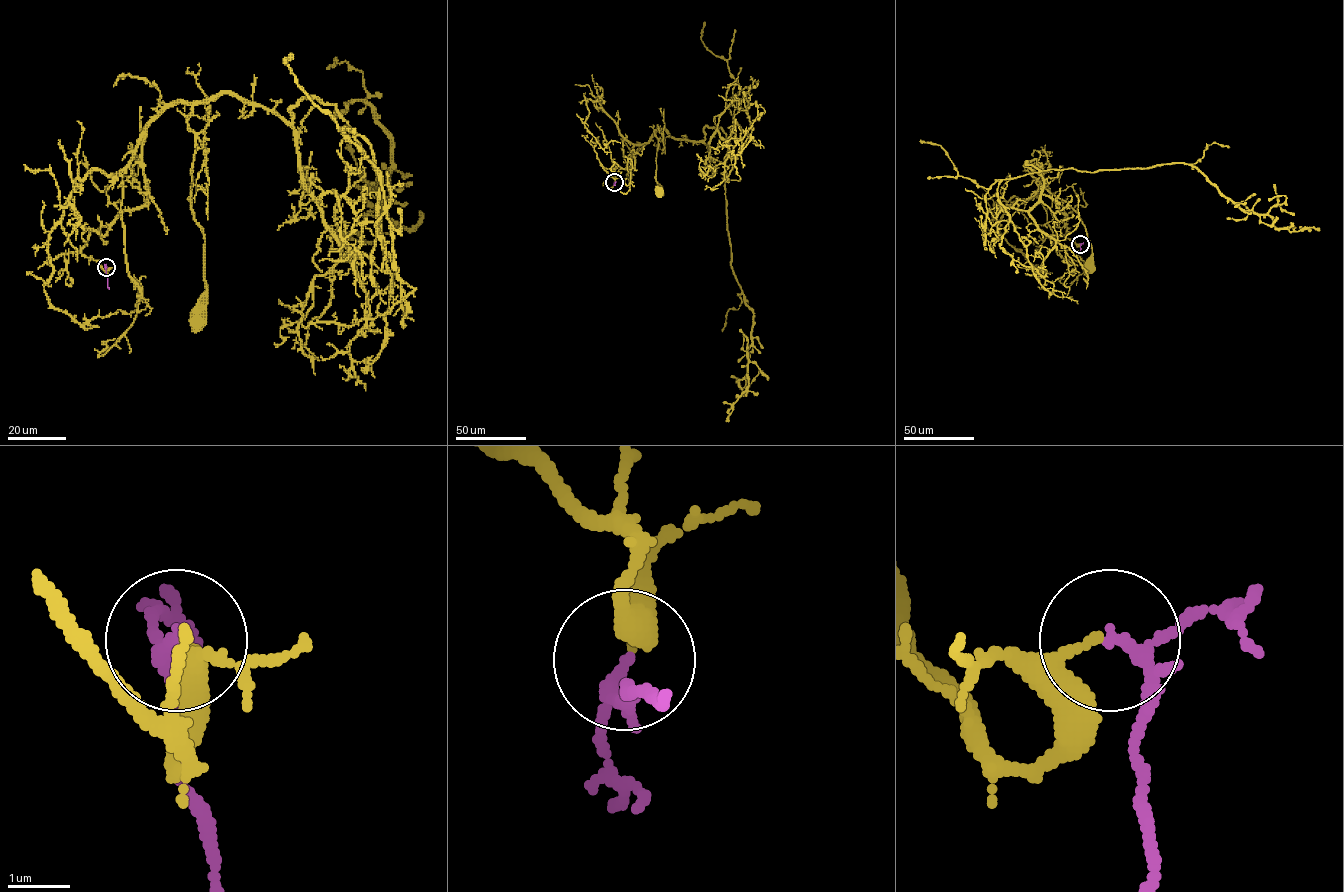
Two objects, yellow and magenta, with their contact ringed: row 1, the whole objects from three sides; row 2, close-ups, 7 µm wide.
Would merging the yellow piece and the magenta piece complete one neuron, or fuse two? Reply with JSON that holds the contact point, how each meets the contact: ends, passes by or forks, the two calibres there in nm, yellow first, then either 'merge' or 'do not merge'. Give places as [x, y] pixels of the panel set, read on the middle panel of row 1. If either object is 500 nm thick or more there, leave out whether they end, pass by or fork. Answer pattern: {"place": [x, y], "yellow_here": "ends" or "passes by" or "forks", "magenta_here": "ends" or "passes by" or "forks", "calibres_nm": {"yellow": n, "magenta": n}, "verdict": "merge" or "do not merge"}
{"place": [614, 182], "yellow_here": "ends", "magenta_here": "forks", "calibres_nm": {"yellow": 180, "magenta": 140}, "verdict": "merge"}

